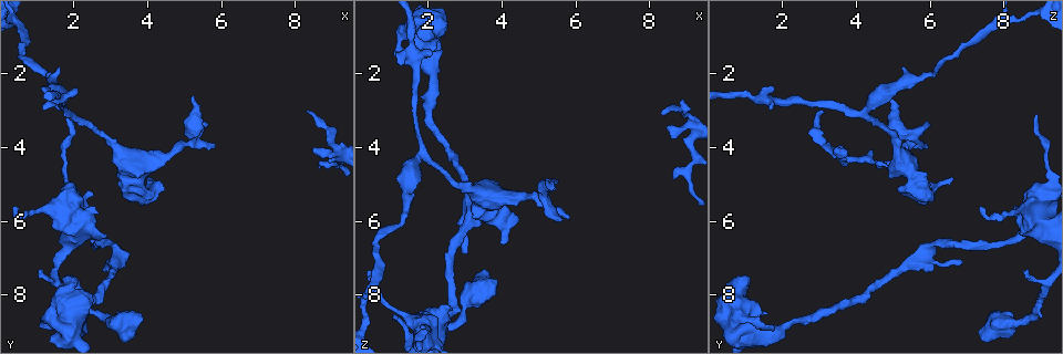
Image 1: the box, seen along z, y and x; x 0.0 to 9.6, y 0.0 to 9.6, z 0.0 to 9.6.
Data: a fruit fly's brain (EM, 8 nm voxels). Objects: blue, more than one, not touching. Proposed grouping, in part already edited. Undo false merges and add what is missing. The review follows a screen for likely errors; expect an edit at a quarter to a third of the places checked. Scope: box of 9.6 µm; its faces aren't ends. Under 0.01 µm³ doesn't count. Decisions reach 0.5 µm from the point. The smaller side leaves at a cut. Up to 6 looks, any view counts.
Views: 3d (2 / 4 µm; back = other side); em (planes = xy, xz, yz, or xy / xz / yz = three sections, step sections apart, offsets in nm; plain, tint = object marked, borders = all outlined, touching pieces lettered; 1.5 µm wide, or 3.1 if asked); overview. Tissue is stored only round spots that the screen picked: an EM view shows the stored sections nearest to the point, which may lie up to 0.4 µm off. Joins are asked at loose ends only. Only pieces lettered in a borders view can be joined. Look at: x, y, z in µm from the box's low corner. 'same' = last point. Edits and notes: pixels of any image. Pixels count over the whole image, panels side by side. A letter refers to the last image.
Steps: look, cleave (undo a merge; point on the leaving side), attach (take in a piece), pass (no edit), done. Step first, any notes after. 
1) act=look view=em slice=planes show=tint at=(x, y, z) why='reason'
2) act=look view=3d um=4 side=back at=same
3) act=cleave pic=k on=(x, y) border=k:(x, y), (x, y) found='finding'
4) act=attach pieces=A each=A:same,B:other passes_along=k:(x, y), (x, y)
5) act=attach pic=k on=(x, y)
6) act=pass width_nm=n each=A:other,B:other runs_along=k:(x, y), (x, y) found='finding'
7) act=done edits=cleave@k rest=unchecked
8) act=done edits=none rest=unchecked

act=look view=3d um=2 at=(1.90, 7.50, 1.10) why='stops while still wide'

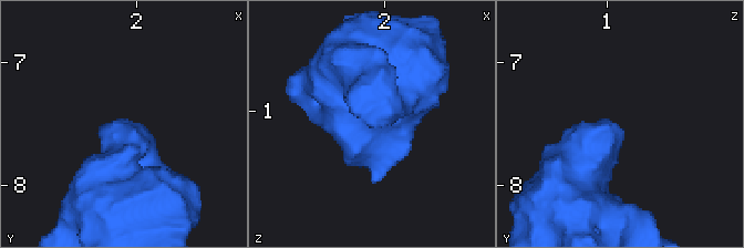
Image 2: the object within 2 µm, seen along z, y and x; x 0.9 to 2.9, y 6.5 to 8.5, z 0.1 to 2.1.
act=look view=em slice=xy step=4 show=borders at=(1.92, 7.56, 1.14)

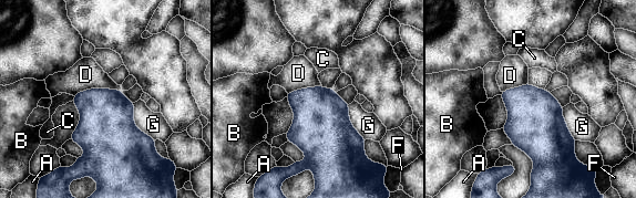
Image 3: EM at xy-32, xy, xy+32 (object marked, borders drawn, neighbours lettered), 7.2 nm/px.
act=look view=em slice=yz step=8 show=borders at=same why='cut it another way'

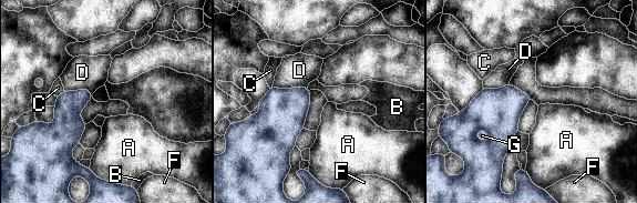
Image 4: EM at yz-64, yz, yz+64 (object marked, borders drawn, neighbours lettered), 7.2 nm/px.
act=pass each=A:other,B:other,C:other,D:other,F:other,G:other border=4:(273, 85), (307, 89) found='no lettered piece goes on from it'

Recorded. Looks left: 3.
act=look view=3d um=2 at=(8.50, 4.00, 3.50) why='branch stops here'

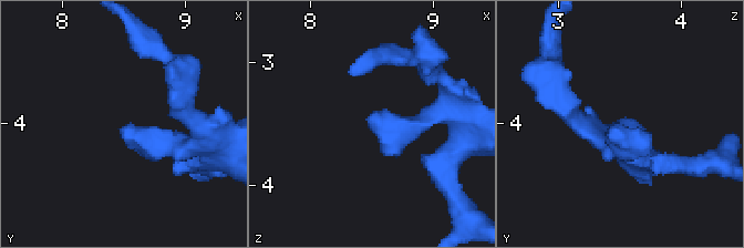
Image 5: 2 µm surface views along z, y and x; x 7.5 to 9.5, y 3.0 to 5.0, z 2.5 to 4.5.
act=look view=em slice=planes show=tint at=(8.46, 4.06, 3.42)

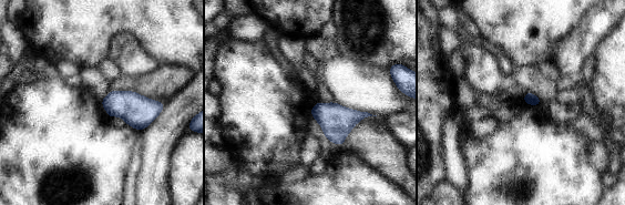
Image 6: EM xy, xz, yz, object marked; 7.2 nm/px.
act=look view=em slice=planes show=borders at=same

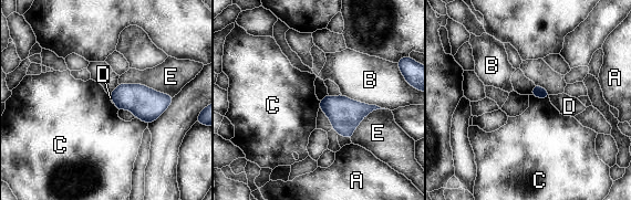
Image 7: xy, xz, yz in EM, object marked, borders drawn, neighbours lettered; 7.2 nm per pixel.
act=pass each=A:other,B:other,C:other,D:other,E:other border=7:(530, 94), (537, 97), (548, 97) found='none of them fits'

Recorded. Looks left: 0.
act=done edits=none rest=unchecked

